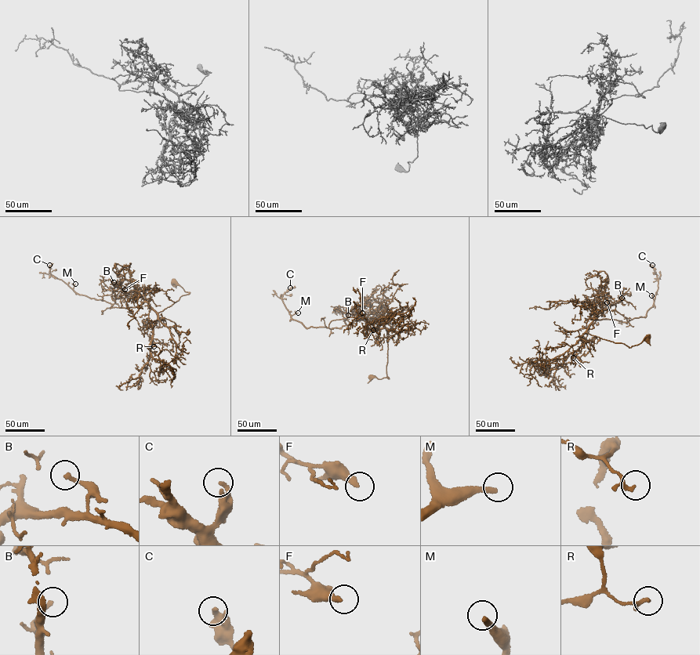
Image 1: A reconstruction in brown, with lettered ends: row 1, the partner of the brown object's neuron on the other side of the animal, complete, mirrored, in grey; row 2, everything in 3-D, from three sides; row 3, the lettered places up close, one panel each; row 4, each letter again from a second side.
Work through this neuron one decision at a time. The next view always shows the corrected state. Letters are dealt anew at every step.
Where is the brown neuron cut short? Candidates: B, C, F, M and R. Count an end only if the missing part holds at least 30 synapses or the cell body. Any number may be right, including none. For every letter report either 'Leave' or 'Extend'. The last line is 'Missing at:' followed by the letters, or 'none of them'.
B: Leave
C: Leave
F: Leave
M: Extend
R: Leave
Missing at: M

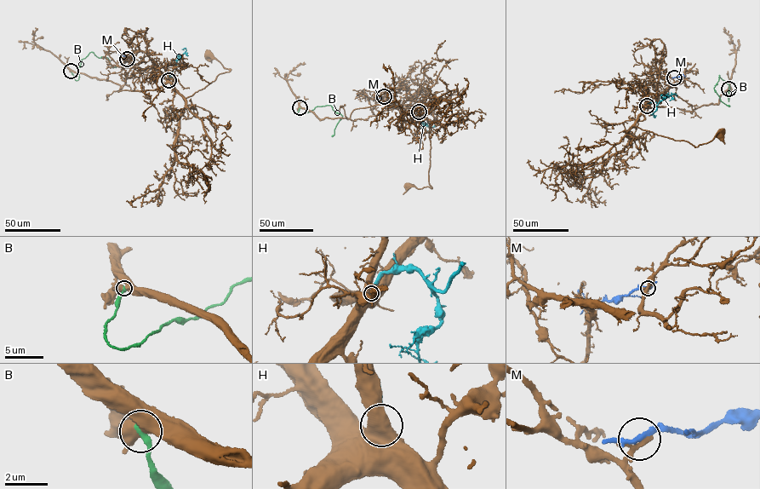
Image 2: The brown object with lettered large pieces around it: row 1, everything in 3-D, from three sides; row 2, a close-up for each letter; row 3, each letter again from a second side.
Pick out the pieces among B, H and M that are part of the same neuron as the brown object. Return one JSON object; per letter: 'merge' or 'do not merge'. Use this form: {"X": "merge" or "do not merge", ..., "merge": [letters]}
{"B": "do not merge", "H": "merge", "M": "do not merge", "merge": ["H"]}

